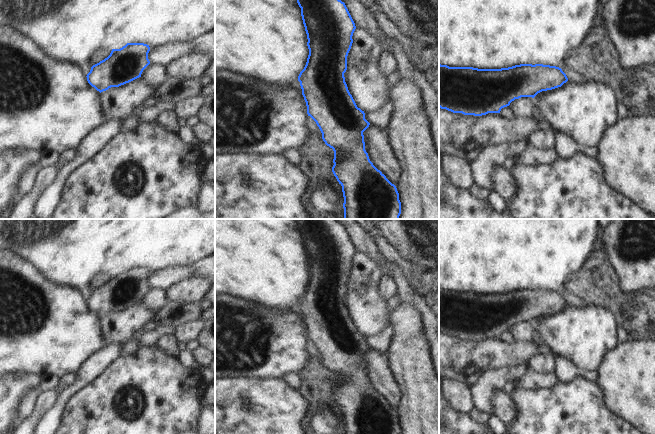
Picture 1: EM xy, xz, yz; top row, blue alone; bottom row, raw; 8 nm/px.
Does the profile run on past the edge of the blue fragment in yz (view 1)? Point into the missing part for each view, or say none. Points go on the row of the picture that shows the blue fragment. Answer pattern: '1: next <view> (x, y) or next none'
1: next none

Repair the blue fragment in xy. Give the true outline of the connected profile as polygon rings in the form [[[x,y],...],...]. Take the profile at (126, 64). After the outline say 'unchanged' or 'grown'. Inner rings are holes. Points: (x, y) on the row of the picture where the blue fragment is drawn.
[[[127,43],[120,49],[112,49],[107,58],[91,67],[86,76],[88,83],[101,93],[141,77],[150,64],[149,51],[149,45],[144,43]]]; unchanged

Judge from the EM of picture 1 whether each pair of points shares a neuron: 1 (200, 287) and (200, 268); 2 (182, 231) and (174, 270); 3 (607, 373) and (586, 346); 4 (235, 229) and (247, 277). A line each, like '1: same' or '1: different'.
1: different
2: different
3: different
4: same

